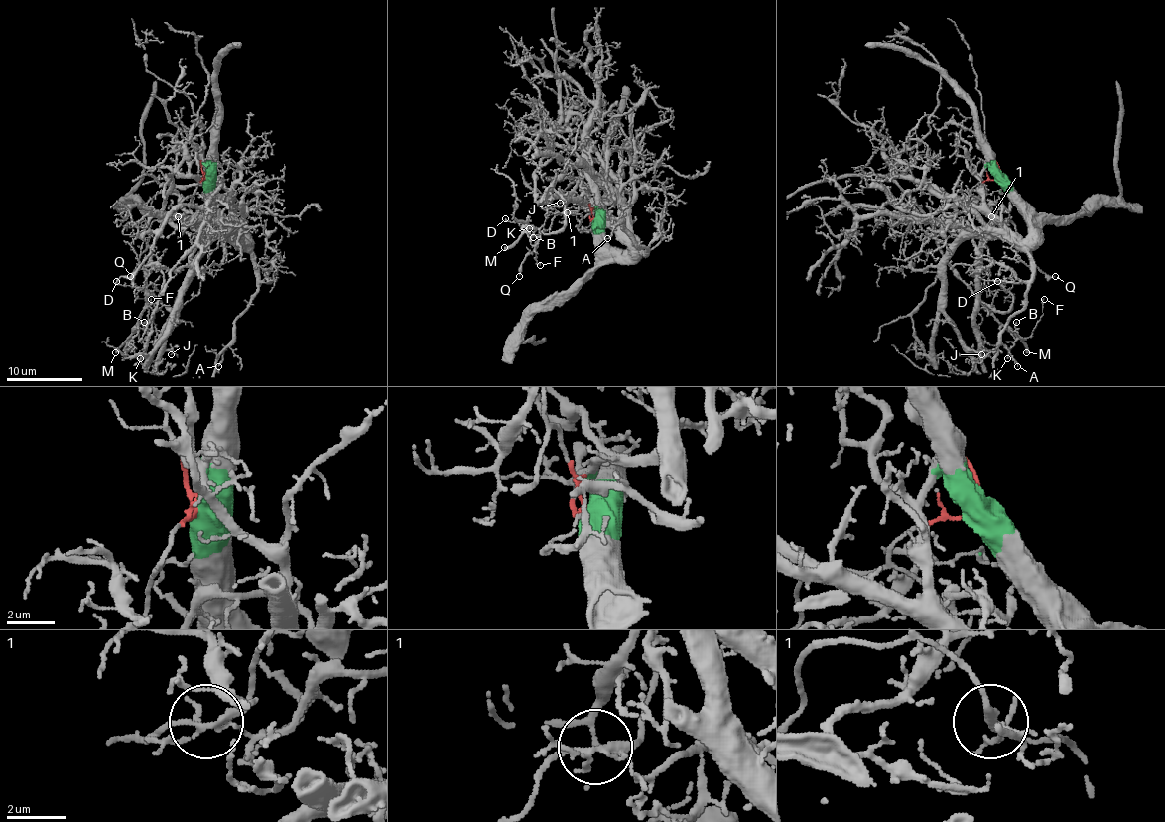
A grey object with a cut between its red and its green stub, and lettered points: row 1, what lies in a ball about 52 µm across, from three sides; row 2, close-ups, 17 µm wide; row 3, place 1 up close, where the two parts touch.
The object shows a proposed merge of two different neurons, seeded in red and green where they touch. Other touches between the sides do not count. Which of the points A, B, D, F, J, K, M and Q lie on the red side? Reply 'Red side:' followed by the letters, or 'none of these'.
Red side: B, F, K, M, Q

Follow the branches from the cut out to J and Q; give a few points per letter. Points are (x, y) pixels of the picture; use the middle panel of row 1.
J: (593, 219), (601, 203), (618, 203), (622, 219), (622, 203), (585, 167), (567, 167), (554, 186), (559, 203)
Q: (593, 217), (583, 193), (579, 210), (561, 212), (552, 221), (550, 229), (540, 233), (521, 265), (519, 275)

